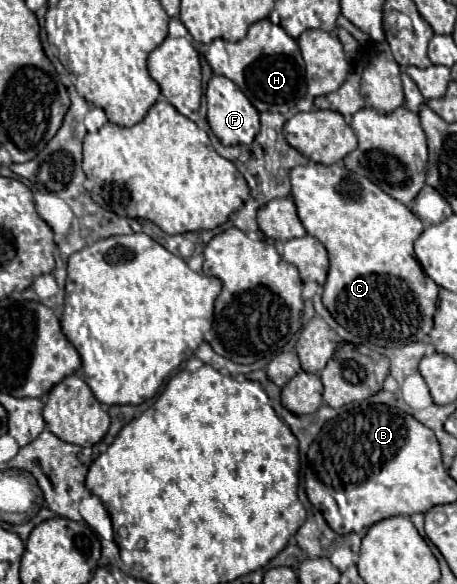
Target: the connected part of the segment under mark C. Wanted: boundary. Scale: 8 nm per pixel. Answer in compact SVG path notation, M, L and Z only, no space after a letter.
M308 161L290 169L292 199L298 209L298 217L308 235L316 237L328 251L330 269L324 285L322 303L330 315L348 329L352 335L366 339L378 347L402 347L414 341L422 341L432 329L432 317L438 301L438 285L428 279L420 263L414 257L412 243L424 231L422 221L400 201L394 201L388 193L378 189L370 179L348 171L344 163L322 165Z

